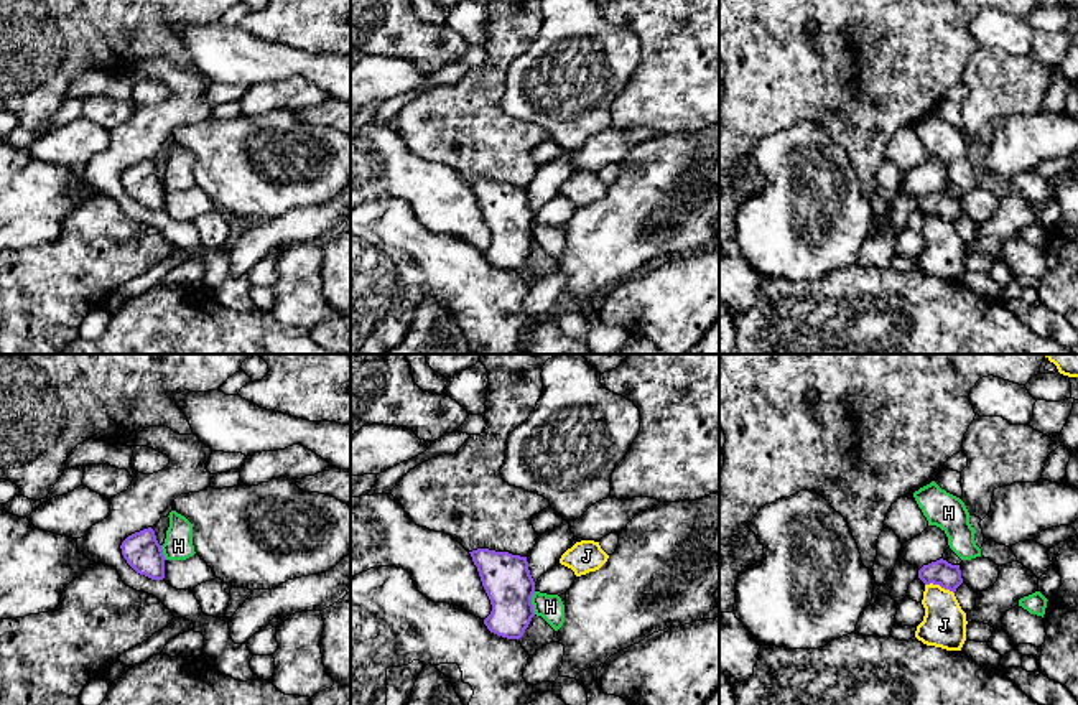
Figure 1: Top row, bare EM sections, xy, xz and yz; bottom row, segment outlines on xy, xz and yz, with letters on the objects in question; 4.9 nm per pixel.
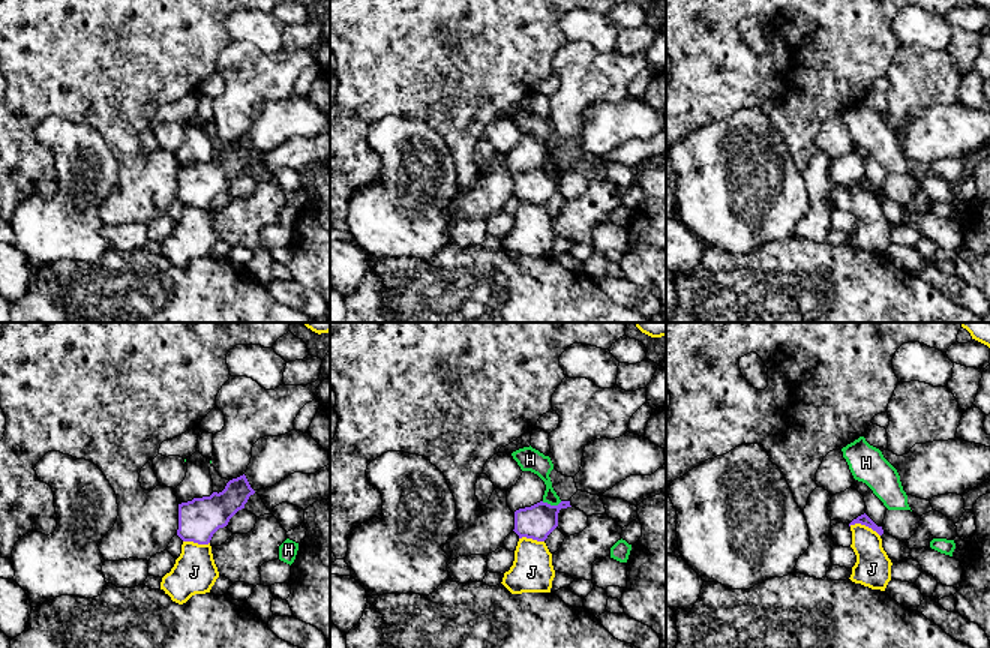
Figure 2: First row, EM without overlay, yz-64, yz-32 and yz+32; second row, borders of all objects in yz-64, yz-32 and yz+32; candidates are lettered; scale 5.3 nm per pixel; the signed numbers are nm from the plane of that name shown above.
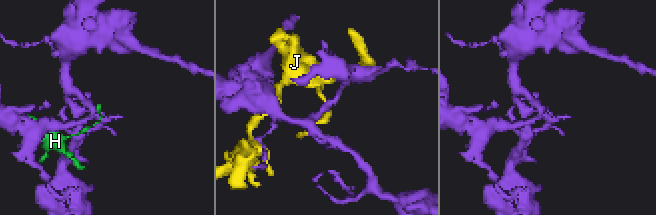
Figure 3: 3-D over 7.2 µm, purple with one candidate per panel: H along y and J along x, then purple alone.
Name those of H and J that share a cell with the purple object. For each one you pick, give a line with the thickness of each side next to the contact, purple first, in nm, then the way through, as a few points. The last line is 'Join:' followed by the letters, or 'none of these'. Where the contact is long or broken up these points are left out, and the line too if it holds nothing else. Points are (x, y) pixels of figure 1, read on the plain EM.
Join: none of these

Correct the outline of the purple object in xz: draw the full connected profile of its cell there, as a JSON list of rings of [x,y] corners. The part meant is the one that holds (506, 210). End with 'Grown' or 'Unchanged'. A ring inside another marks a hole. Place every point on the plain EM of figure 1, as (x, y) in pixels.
[[[489,180],[469,184],[492,236],[484,255],[497,267],[520,270],[535,247],[532,236],[535,212],[527,188]]]. Unchanged

